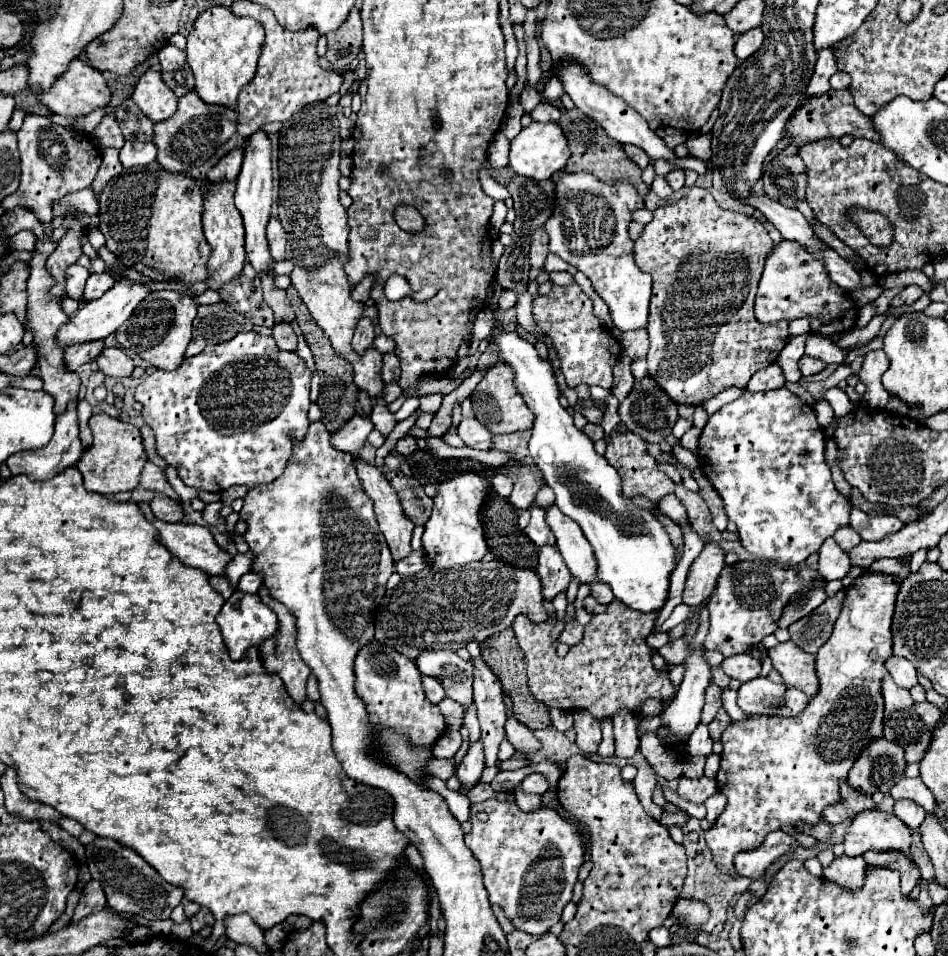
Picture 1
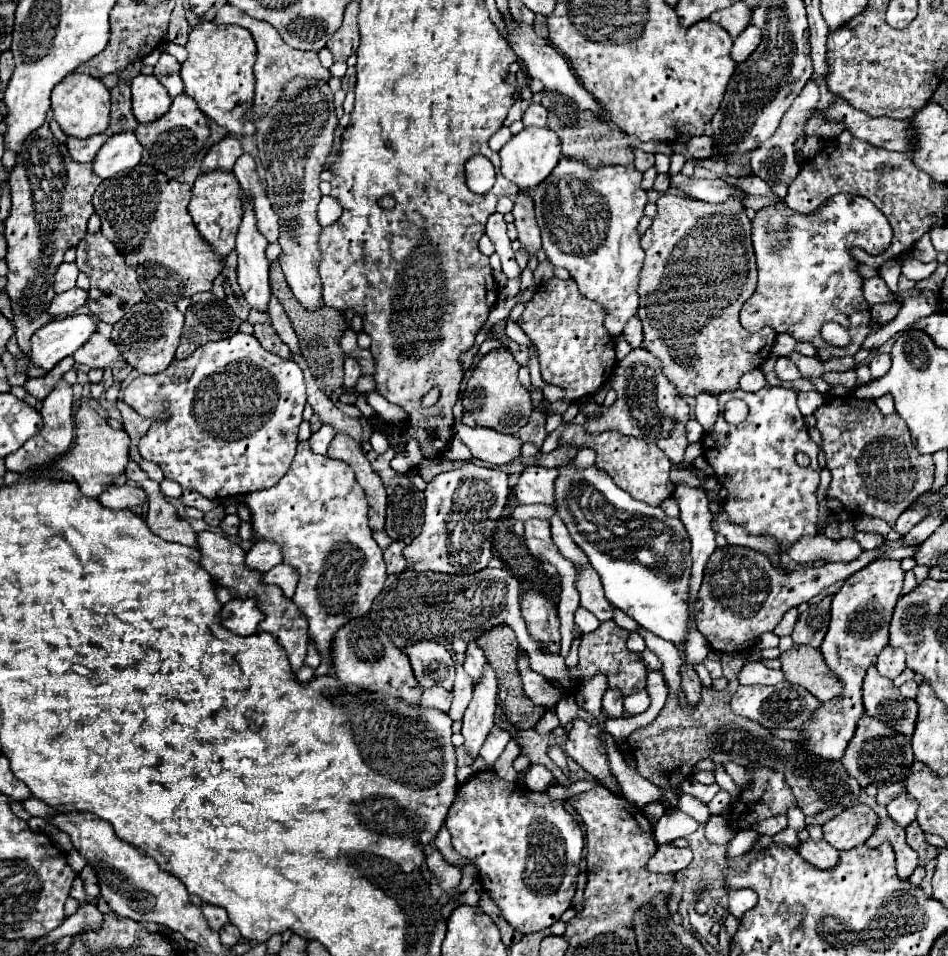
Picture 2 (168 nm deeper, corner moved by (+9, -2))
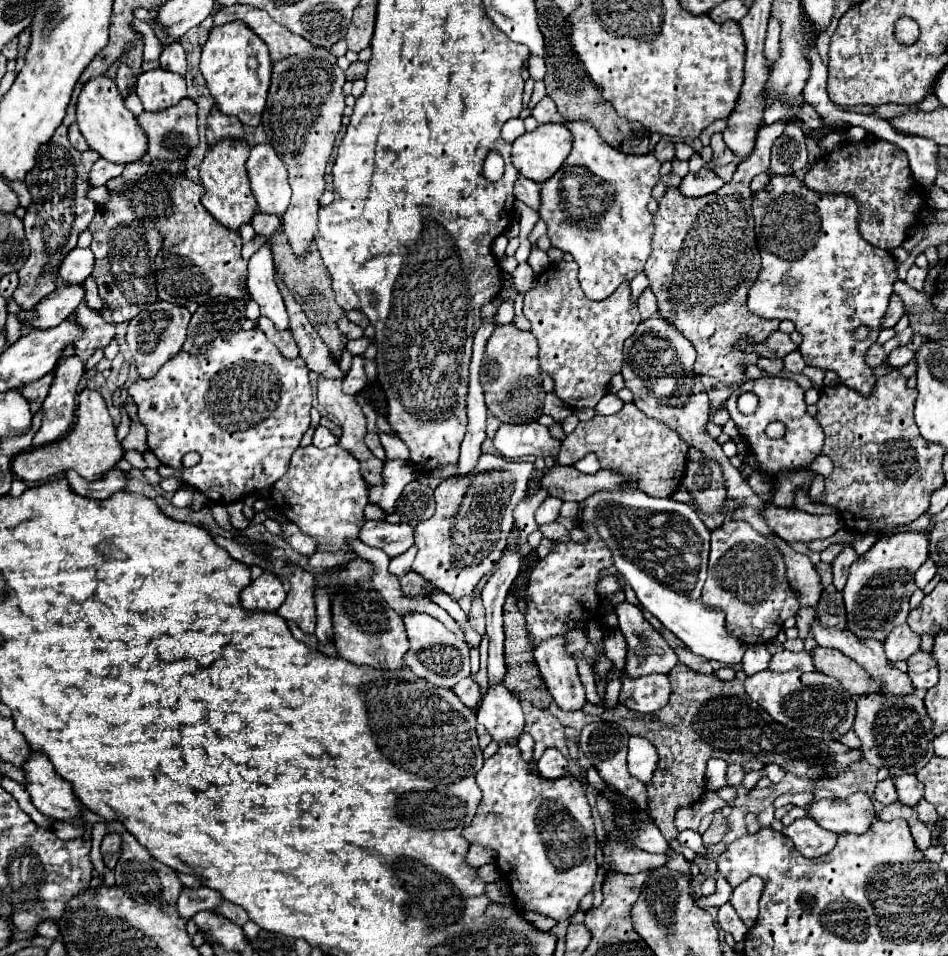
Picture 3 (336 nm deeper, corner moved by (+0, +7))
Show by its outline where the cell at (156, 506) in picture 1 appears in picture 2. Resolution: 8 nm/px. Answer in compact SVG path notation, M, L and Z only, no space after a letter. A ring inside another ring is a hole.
M124 484L120 488L118 486L110 486L110 490L106 490L106 494L102 494L98 500L104 506L112 508L112 510L124 510L124 508L134 508L138 504L142 506L148 500L148 496L146 496L146 492L142 488Z

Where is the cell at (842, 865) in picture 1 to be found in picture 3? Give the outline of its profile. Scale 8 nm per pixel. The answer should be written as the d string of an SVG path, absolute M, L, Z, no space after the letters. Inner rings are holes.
M809 817L793 821L781 833L789 835L791 841L795 843L795 849L803 857L809 857L809 859L827 855L835 847L835 841L837 841L835 833L831 833L827 829L819 829L819 825L815 825Z

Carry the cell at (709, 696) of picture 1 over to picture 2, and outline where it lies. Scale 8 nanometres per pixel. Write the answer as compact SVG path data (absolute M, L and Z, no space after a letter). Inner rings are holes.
M682 666L680 674L682 674L682 688L686 692L686 698L690 700L690 704L698 704L700 694L702 694L702 682L700 682L696 670L690 666Z

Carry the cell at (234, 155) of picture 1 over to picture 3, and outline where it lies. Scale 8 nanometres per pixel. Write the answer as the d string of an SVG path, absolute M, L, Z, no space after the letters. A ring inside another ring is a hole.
M213 107L207 117L207 141L209 141L209 145L213 145L227 137L243 139L243 125L235 117L229 117L229 115L221 113L217 107Z

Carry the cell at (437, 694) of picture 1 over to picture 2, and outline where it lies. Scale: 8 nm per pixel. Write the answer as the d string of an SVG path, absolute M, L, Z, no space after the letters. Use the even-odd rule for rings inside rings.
M432 686L432 688L424 690L420 704L424 708L438 708L442 712L448 712L450 710L450 700L452 700L452 692L442 690L440 686Z

